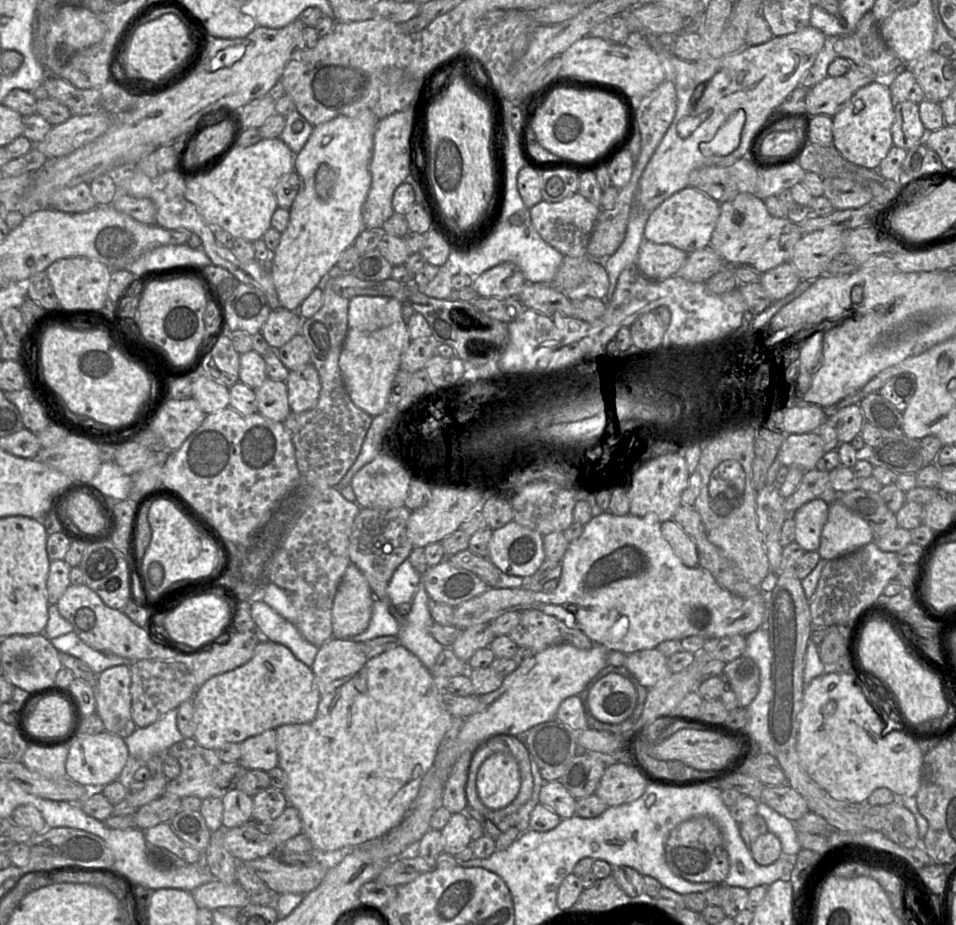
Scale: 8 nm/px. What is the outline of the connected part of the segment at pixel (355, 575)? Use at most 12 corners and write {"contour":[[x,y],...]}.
{"contour":[[356,565],[345,569],[333,599],[333,638],[369,624],[374,595]]}

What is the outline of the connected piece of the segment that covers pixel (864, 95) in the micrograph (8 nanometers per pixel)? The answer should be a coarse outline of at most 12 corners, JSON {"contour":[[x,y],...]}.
{"contour":[[888,83],[859,89],[833,118],[833,146],[877,170],[893,147]]}

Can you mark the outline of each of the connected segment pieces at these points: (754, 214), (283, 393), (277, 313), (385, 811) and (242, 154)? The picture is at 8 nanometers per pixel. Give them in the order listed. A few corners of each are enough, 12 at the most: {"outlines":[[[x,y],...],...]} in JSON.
{"outlines":[[[742,193],[720,205],[709,247],[764,274],[790,262],[801,225]],[[285,381],[253,390],[257,412],[274,422],[290,413]],[[271,310],[260,332],[279,349],[300,332],[297,311]],[[402,645],[275,729],[316,852],[398,827],[453,716]],[[279,138],[237,146],[185,198],[212,227],[253,242],[294,171]]]}

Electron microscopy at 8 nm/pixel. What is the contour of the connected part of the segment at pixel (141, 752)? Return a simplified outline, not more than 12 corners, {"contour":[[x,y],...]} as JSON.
{"contour":[[177,709],[136,727],[124,741],[132,758],[147,762],[183,739]]}

